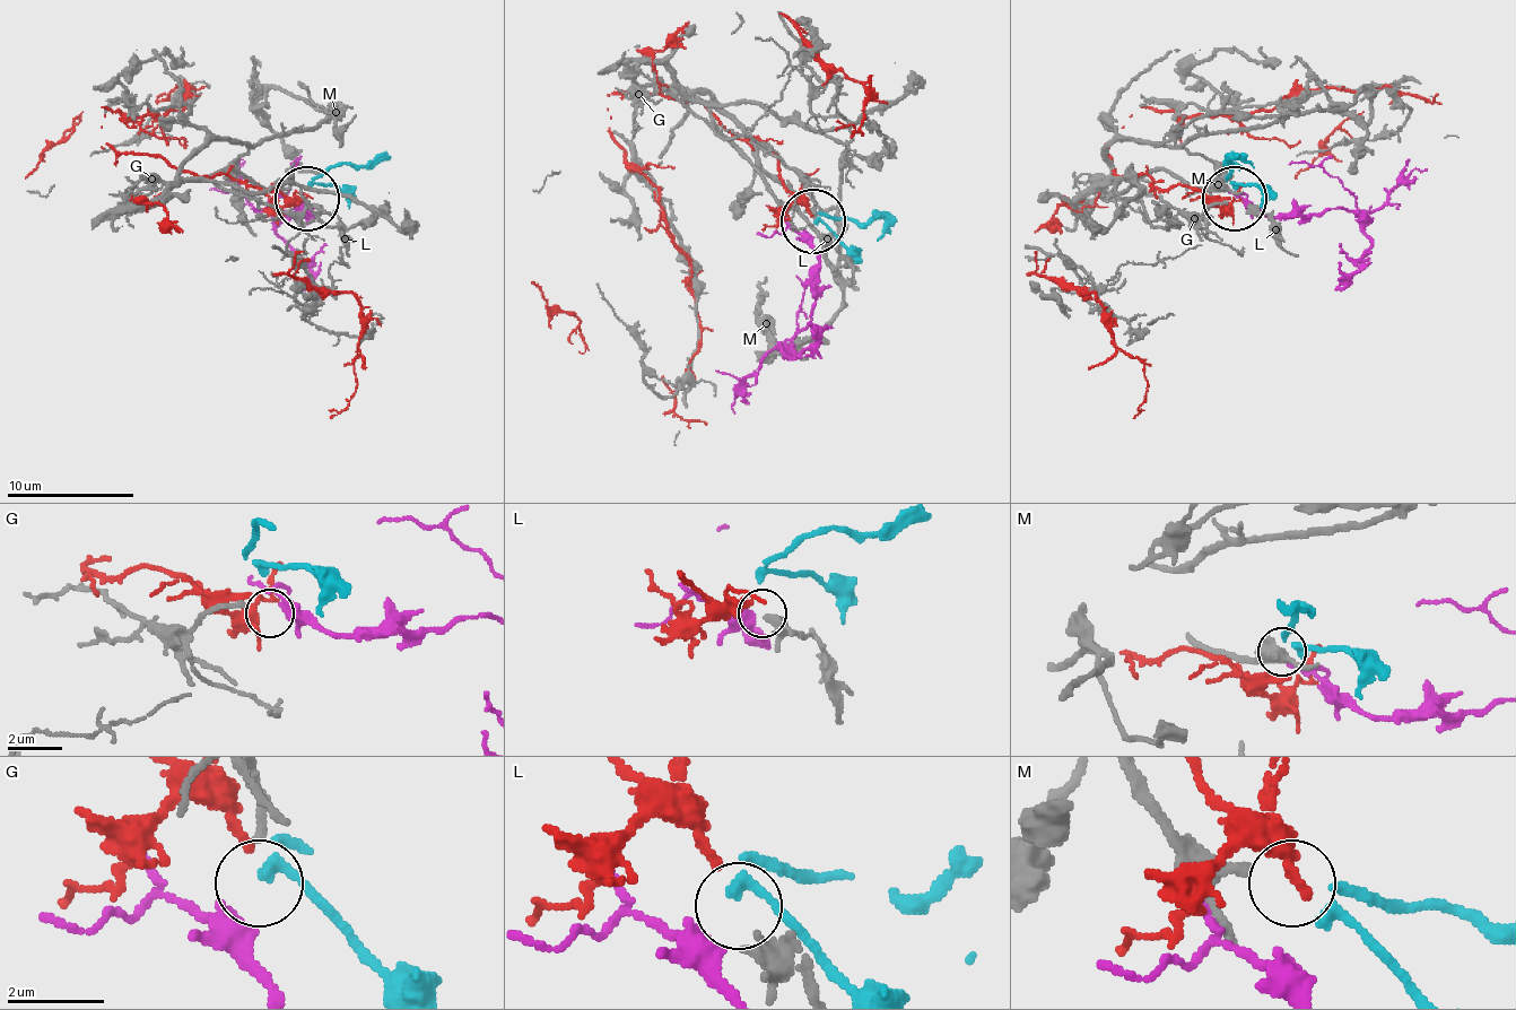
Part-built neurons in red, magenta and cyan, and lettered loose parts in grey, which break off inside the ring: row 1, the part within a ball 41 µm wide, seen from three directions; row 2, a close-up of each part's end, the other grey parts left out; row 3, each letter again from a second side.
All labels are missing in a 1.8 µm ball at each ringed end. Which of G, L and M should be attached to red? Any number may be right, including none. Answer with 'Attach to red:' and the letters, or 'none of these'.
Attach to red: L

